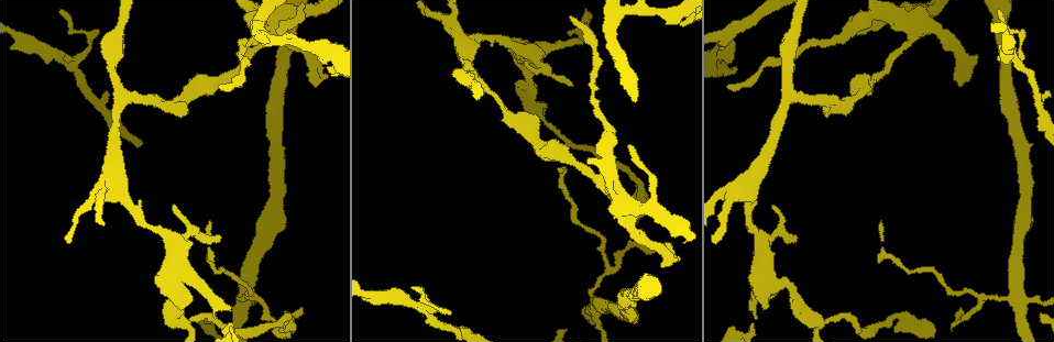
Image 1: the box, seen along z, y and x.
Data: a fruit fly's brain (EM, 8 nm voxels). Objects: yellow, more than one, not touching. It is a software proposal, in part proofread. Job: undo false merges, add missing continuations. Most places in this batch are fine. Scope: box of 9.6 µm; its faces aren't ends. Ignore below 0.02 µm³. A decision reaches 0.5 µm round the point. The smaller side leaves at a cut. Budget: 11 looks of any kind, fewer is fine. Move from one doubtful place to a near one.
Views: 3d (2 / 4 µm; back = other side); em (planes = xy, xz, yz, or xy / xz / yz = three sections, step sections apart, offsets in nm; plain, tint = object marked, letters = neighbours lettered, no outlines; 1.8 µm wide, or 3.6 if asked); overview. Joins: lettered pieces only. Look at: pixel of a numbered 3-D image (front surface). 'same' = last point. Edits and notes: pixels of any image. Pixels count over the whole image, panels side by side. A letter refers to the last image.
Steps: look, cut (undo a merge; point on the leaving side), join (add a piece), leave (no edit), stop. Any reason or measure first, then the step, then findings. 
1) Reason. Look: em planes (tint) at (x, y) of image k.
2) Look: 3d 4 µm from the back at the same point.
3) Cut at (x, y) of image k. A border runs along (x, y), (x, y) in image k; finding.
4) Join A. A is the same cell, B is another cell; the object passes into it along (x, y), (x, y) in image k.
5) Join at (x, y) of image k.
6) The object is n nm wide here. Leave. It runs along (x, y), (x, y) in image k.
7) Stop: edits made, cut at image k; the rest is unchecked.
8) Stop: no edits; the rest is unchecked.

Four-way junction. Look: 3d 2 µm at (1014, 295) of image 1.

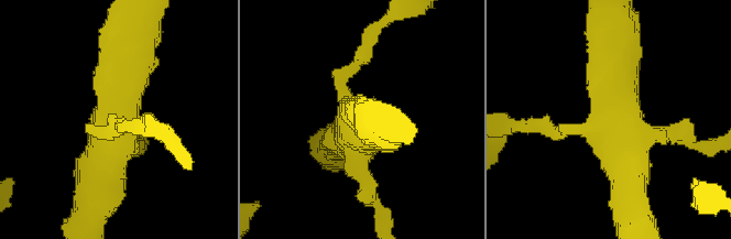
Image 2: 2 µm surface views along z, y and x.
4 arms meet here; now the EM. Look: em planes (letters) at (611, 119) of image 2.

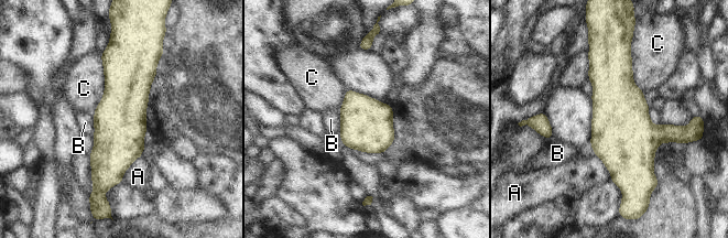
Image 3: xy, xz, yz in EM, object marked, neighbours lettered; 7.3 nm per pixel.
The longest contact is with C, 460 nm. Leave. A, B and C are other cells; a border runs along (101, 53), (104, 94), (93, 115) in image 3; continuous, no second neuron.

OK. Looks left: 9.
Free end. Look: 3d 2 µm at (299, 308) of image 1.

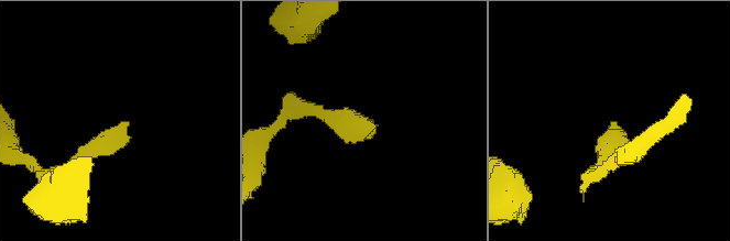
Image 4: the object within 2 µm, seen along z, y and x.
Shape alone is not enough. Look: em 3.6 µm planes (letters) at (367, 122) of image 4.

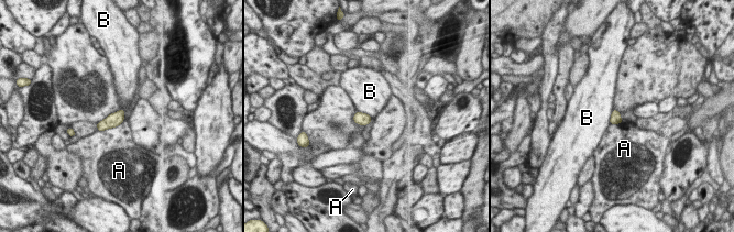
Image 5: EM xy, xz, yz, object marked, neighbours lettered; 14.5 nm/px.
The longest contact is with A, 420 nm. Leave. A and B are other cells; none of them fits.

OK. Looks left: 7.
Four or more arms meet. Look: 3d 4 µm at (916, 31) of image 1.

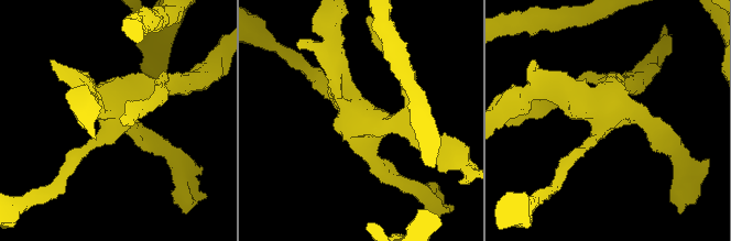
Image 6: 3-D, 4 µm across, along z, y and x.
Need the tissue. Look: em 3.6 µm planes (letters) at (115, 123) of image 6.

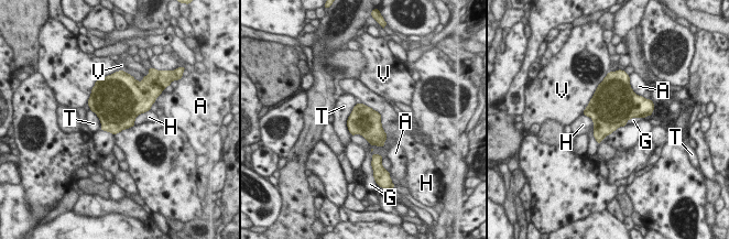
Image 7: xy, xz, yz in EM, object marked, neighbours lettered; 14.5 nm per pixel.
The object is 420 nm wide here. Leave. A, G, H, T and V are other cells; a border runs along (351, 134), (360, 134), (370, 144) in image 7; all the same neuron.

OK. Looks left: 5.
Branch point. Look: 3d 2 µm at (420, 306) of image 1.

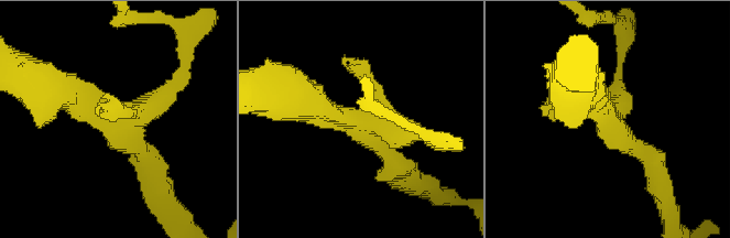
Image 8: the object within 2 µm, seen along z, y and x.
Look: em planes (letters) at (609, 119) of image 8.

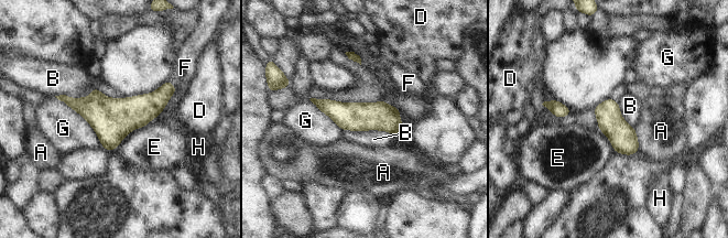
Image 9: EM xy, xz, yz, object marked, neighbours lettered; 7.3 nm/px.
Leave. A, B, D, E, F, G and H are other cells; continuous, no second neuron.

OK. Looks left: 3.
Stop: no edits; the rest is unchecked.

